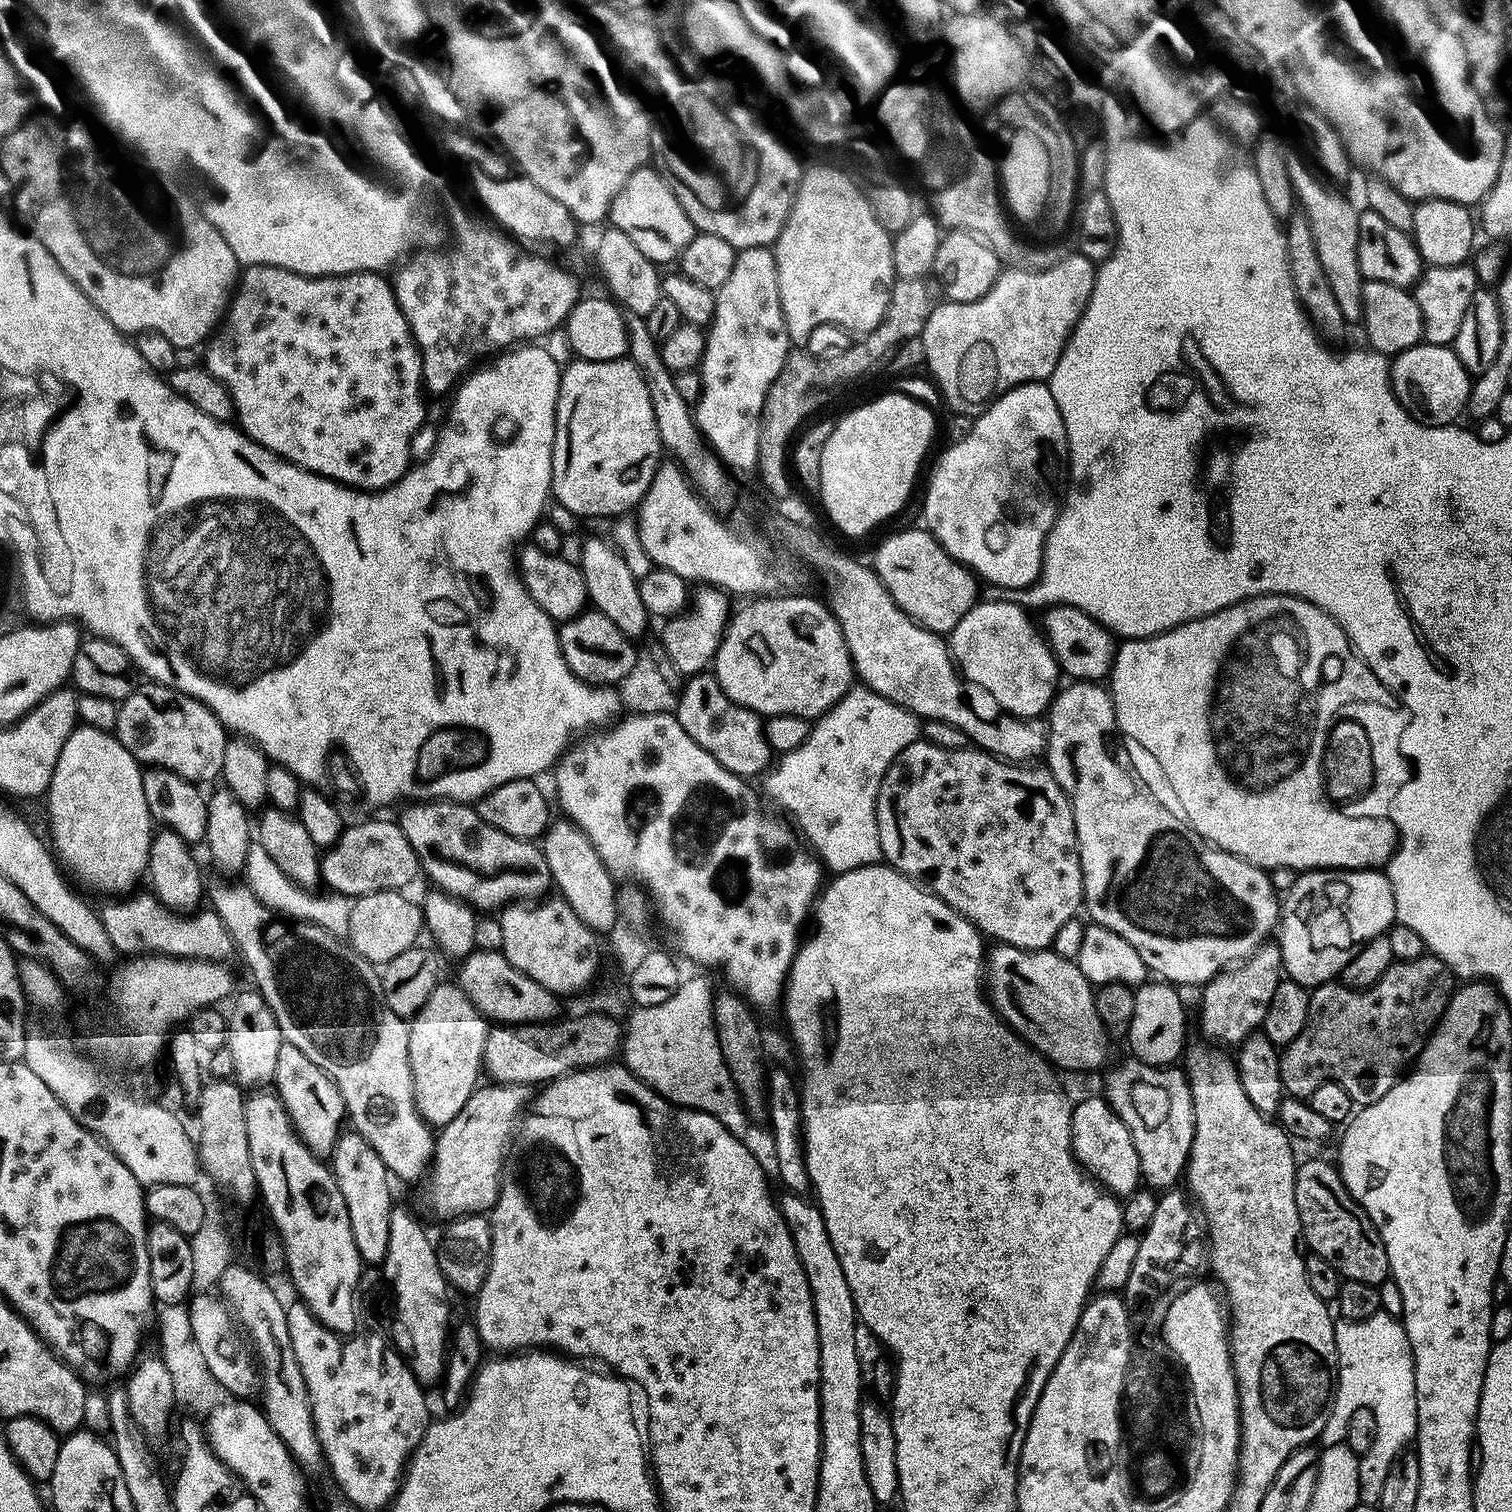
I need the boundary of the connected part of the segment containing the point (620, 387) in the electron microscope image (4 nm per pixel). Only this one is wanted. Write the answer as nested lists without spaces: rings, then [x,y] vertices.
[[[572,358],[567,365],[563,365],[560,373],[560,393],[556,403],[556,437],[552,447],[552,490],[551,495],[559,507],[570,510],[573,517],[580,516],[612,516],[620,518],[639,505],[641,498],[646,494],[646,490],[652,481],[652,475],[660,467],[662,460],[662,445],[658,434],[658,422],[654,422],[654,406],[650,406],[650,390],[646,390],[646,382],[638,370],[638,366],[633,364],[631,359],[623,360],[603,360],[594,362],[593,360],[582,360]]]

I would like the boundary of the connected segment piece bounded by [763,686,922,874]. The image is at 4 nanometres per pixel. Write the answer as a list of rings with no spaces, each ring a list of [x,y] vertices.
[[[853,686],[812,724],[812,733],[802,746],[779,757],[780,765],[763,777],[763,795],[792,815],[791,823],[829,873],[881,863],[884,855],[876,817],[878,790],[894,758],[921,736],[921,717],[890,702],[890,698],[882,698],[870,687]]]

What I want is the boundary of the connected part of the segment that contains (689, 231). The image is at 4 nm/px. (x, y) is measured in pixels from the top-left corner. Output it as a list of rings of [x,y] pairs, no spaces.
[[[652,166],[639,168],[630,174],[626,186],[622,186],[622,190],[618,190],[612,199],[607,219],[611,227],[626,233],[630,242],[634,242],[634,246],[638,246],[638,250],[642,250],[642,254],[658,266],[665,266],[671,260],[672,263],[679,261],[680,255],[698,232],[686,210],[682,210],[682,202],[678,202],[674,190],[670,190],[663,176]]]

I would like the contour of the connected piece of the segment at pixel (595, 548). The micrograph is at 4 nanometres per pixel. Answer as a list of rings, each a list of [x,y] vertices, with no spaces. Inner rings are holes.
[[[590,537],[580,548],[578,567],[584,575],[588,598],[595,611],[606,614],[606,618],[610,618],[610,622],[614,622],[614,626],[618,626],[618,630],[629,638],[637,638],[647,630],[650,617],[646,606],[642,606],[642,594],[638,594],[638,577],[630,570],[626,558],[611,539]]]

